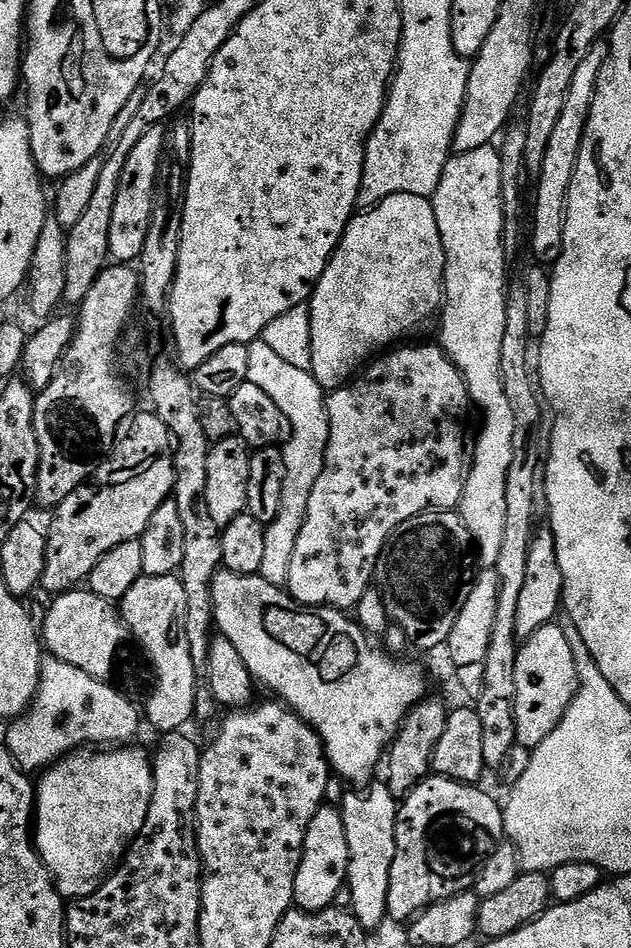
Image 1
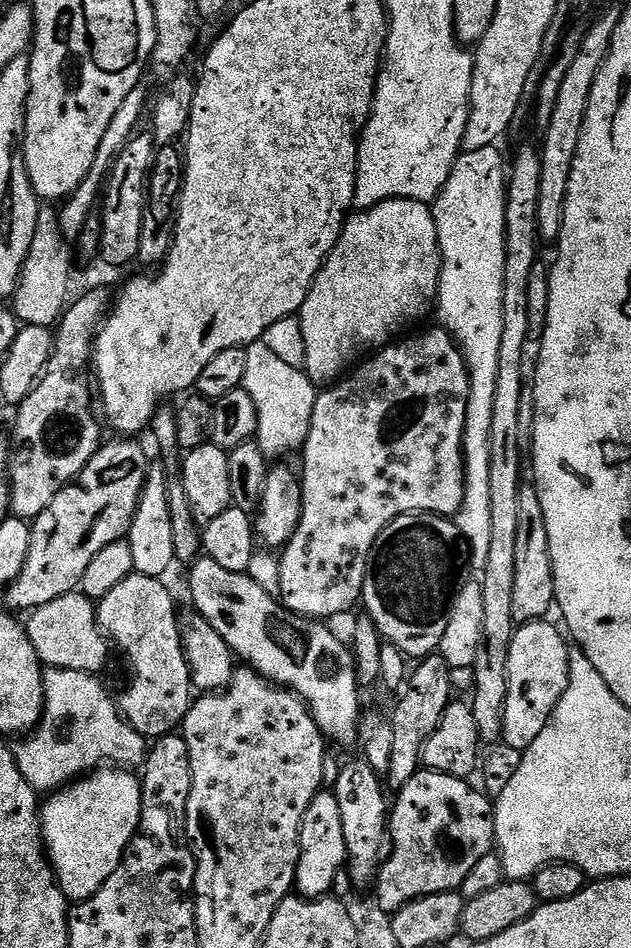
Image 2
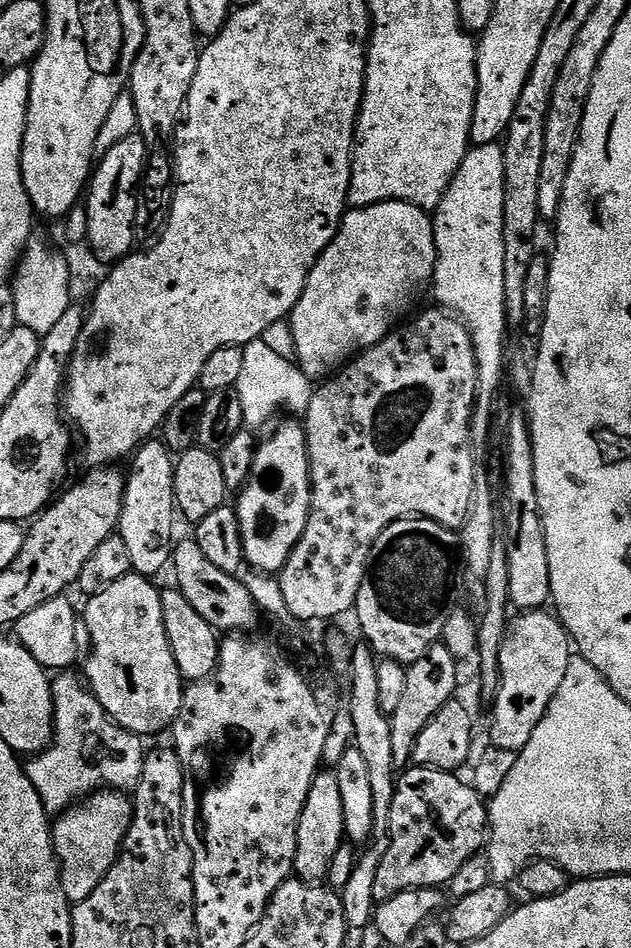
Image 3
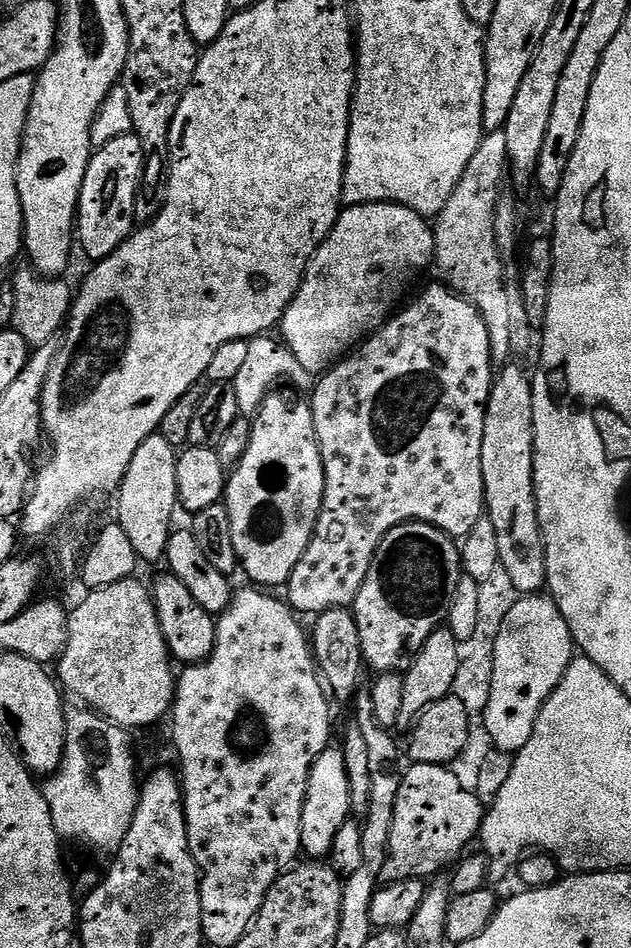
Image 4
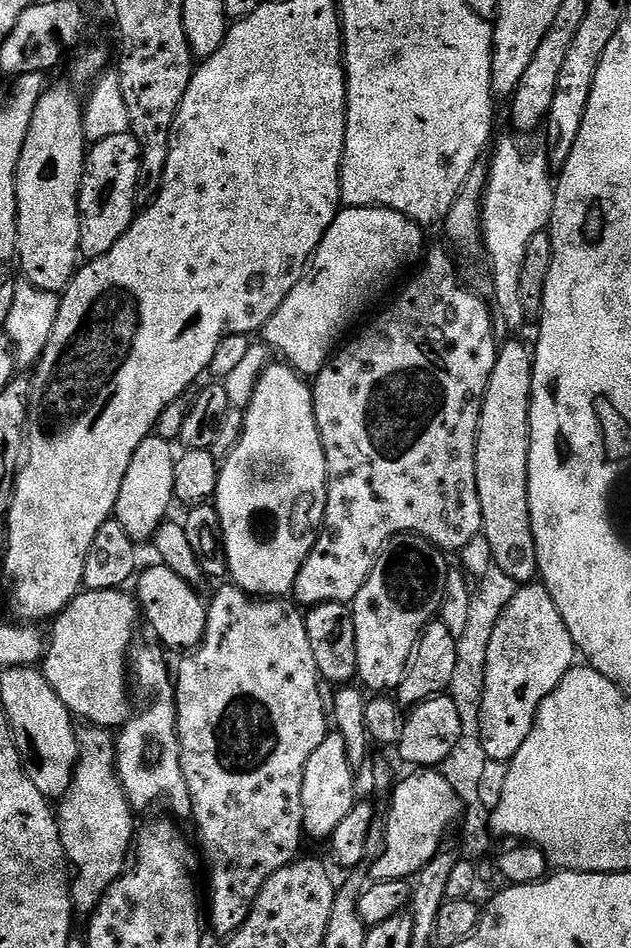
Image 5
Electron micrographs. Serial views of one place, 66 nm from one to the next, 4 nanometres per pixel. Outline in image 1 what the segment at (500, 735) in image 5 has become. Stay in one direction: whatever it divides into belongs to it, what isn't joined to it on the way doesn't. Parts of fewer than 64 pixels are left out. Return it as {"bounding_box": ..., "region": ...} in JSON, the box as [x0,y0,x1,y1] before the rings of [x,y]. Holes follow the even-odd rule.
{"bounding_box":[516,622,578,749],"region":[[[556,622],[542,626],[519,645],[516,654],[516,742],[534,749],[562,722],[578,690],[577,671],[569,643]]]}

